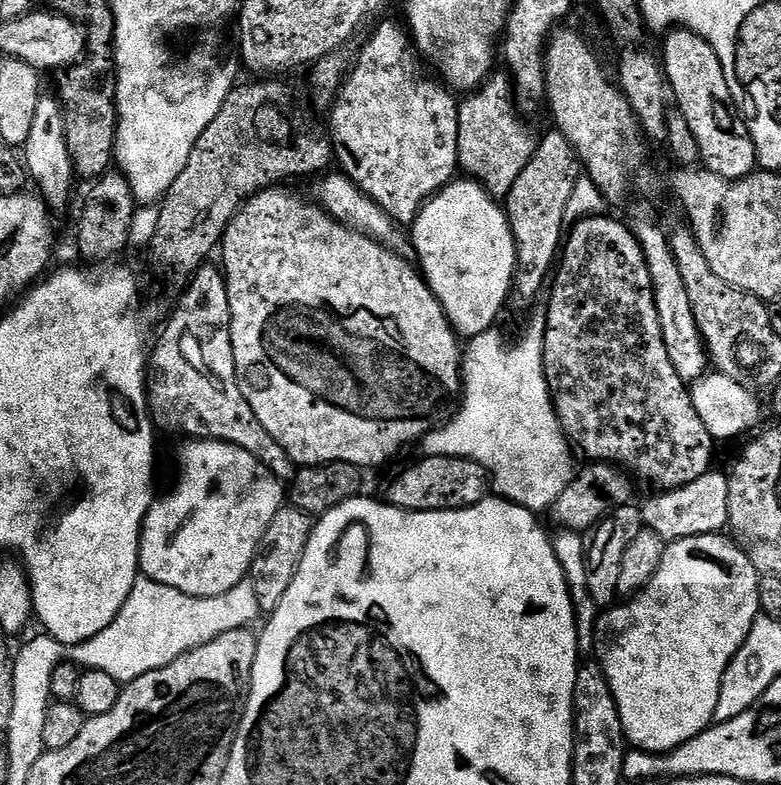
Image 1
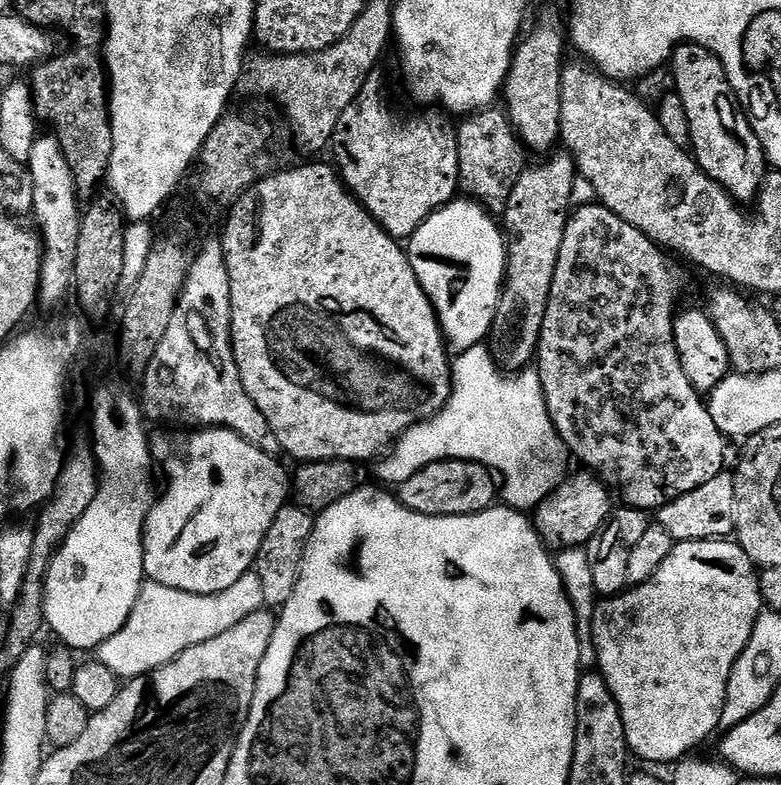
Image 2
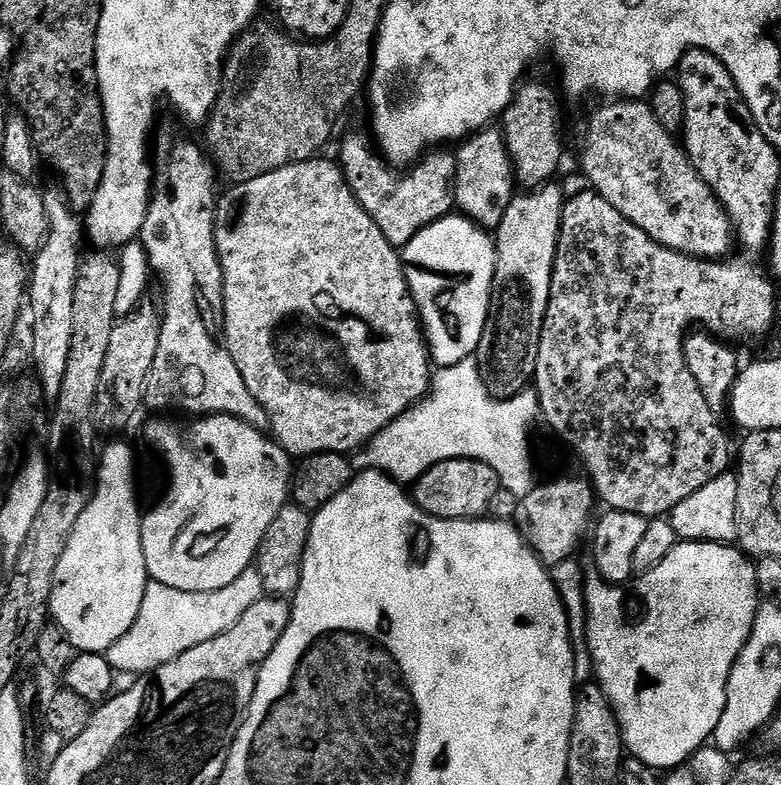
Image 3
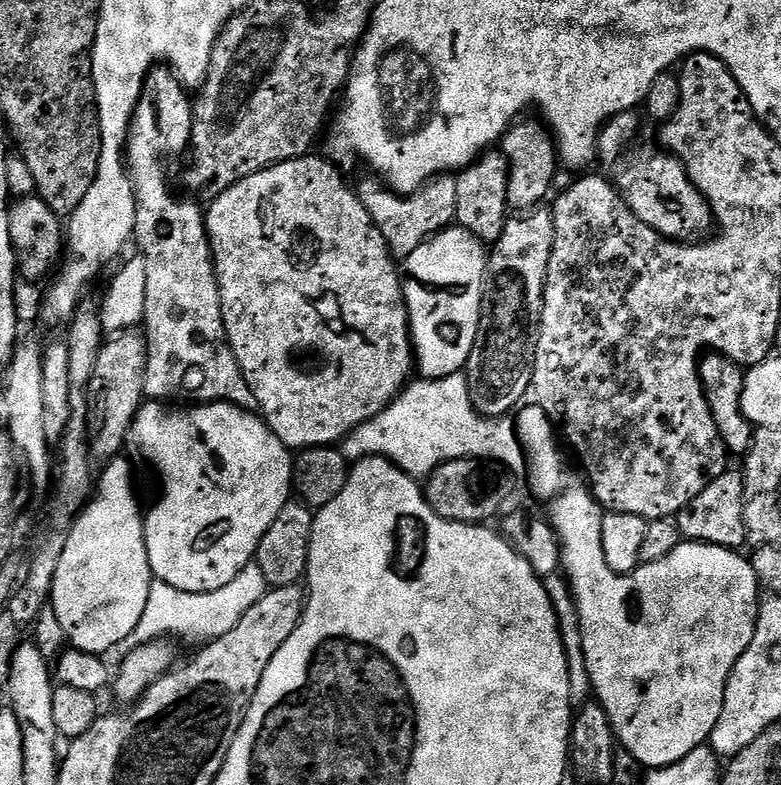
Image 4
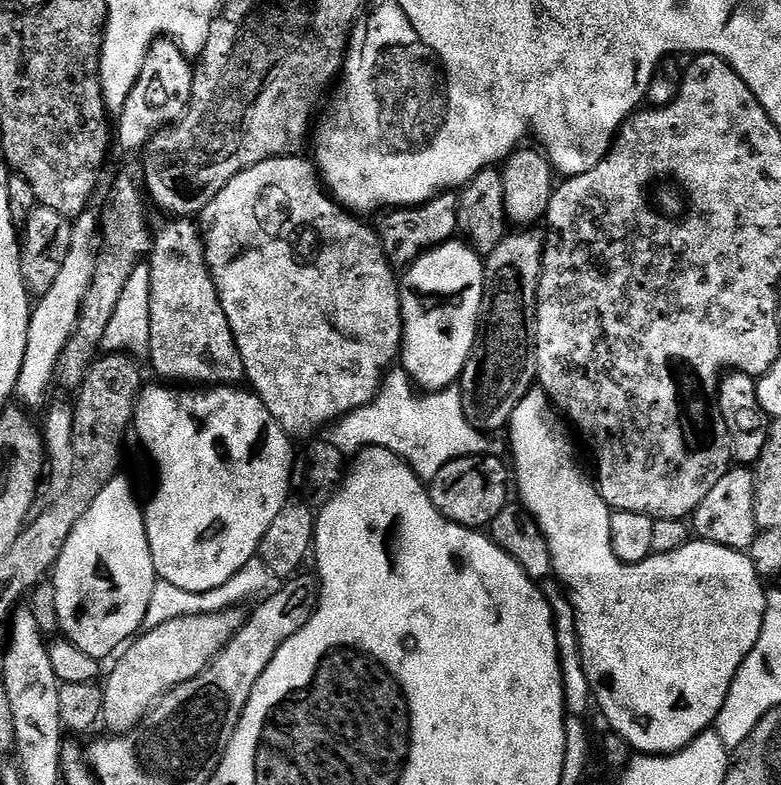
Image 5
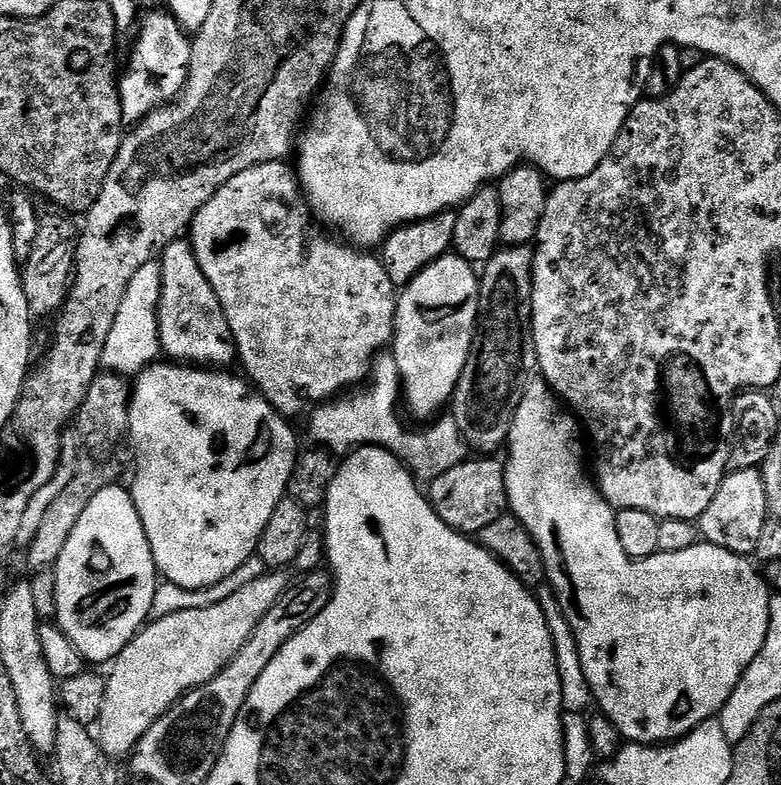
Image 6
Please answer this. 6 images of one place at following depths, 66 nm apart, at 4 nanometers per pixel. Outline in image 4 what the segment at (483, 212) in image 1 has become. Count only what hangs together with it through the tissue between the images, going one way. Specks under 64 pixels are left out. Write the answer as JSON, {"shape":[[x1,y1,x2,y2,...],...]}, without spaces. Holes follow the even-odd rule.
{"shape":[[453,226,445,228,443,232,439,232,436,236,431,236,425,244,419,244,414,250,414,254,407,256,402,262,402,287,404,290,404,305,408,308,408,327,412,330,412,347,414,349,414,364,418,369,419,375,426,380,441,380,447,376,457,375,467,365,472,347,476,341,476,335,480,329,480,307,484,301,484,279,488,273,489,253,486,251,485,245,479,240,475,240,465,228]]}

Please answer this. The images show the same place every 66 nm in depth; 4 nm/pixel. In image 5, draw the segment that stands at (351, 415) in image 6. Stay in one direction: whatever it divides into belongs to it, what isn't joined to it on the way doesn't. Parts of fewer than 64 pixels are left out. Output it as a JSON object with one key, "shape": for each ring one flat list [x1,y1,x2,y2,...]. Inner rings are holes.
{"shape":[[400,366,393,367,384,377,384,383,380,385,380,393,375,400,343,416,327,429,326,435,328,435,326,436,327,443,333,444,339,452,345,454,359,454,366,448,390,450,410,465,412,473,421,482,430,482,434,474,438,474,438,470,442,470,442,466,446,466,451,460,457,460,463,456,483,456,489,451,489,437,479,432,464,417,459,387,442,388,438,392,421,394,414,390,414,385,409,380,407,372]]}

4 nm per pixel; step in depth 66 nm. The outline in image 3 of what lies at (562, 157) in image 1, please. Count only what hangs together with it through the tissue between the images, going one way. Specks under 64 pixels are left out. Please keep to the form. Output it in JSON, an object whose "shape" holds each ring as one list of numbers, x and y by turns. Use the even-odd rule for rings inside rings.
{"shape":[[549,182,543,188,517,194,510,202,510,210,506,210,502,222,494,229,496,274,478,360,484,381,497,398,516,396,533,383,542,326,552,297,552,275,565,203,562,188]]}

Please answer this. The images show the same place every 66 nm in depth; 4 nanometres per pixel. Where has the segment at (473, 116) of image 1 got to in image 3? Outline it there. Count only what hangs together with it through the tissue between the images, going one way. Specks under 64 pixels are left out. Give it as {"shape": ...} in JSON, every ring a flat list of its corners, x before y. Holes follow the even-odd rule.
{"shape":[[489,126,472,133,455,149,456,158,456,208,459,215,473,220,479,228,494,230,502,222,510,202,518,194,516,168,508,153,503,131]]}

